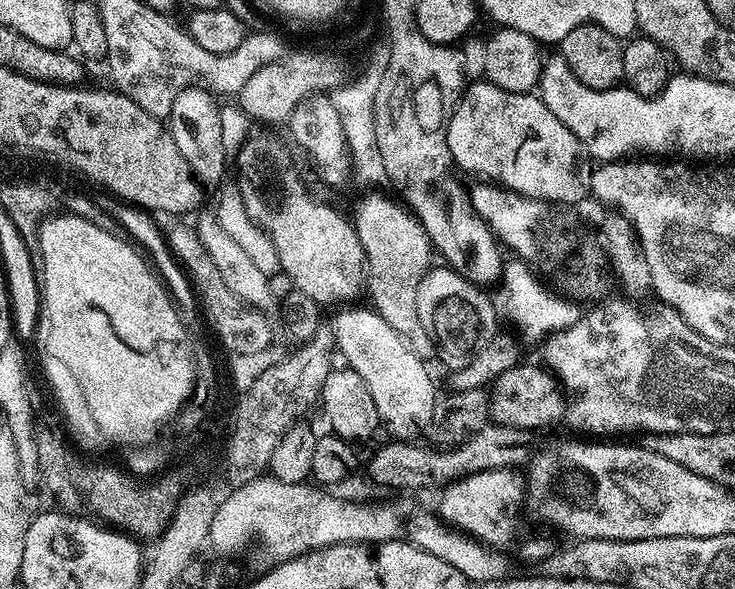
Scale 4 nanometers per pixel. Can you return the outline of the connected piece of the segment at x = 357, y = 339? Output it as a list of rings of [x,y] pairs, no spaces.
[[[344,306],[339,309],[340,312],[336,316],[336,321],[330,325],[330,331],[335,336],[335,347],[344,355],[344,360],[349,369],[355,371],[361,376],[362,382],[366,384],[371,397],[377,406],[377,414],[380,415],[380,424],[384,428],[388,427],[391,434],[397,441],[412,442],[417,438],[416,435],[427,429],[431,422],[431,416],[434,414],[434,408],[438,401],[438,393],[436,394],[436,386],[432,382],[431,376],[428,374],[429,365],[421,360],[418,354],[414,354],[414,350],[410,350],[410,346],[405,340],[395,332],[390,326],[390,322],[386,322],[371,307],[352,308],[356,306]]]

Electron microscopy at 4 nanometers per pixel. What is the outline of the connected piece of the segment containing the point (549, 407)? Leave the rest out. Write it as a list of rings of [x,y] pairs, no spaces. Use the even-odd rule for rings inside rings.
[[[520,362],[506,369],[494,381],[495,392],[491,395],[491,419],[505,429],[512,428],[548,428],[565,419],[566,396],[555,375],[543,367]],[[561,392],[561,393],[560,393]],[[564,396],[565,400],[564,400]]]

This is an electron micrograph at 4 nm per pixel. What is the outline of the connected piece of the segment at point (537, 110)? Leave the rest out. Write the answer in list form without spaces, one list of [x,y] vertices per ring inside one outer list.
[[[480,78],[480,81],[477,84],[469,83],[467,87],[465,87],[461,97],[456,102],[455,108],[452,109],[452,115],[448,117],[448,149],[450,150],[450,154],[452,155],[452,164],[455,167],[465,168],[468,172],[473,172],[474,175],[480,176],[476,178],[483,178],[488,182],[499,182],[503,187],[507,188],[509,192],[518,192],[522,196],[529,196],[532,200],[547,200],[549,202],[555,202],[561,206],[576,206],[576,203],[579,202],[580,199],[585,195],[586,197],[590,192],[590,181],[592,179],[593,169],[591,167],[588,168],[588,164],[590,165],[589,157],[586,155],[586,149],[583,144],[580,143],[578,137],[576,137],[570,129],[567,128],[566,125],[563,125],[562,122],[558,122],[558,118],[554,116],[544,105],[539,95],[533,94],[532,92],[511,92],[510,90],[502,90],[496,84],[489,82],[487,79]]]

